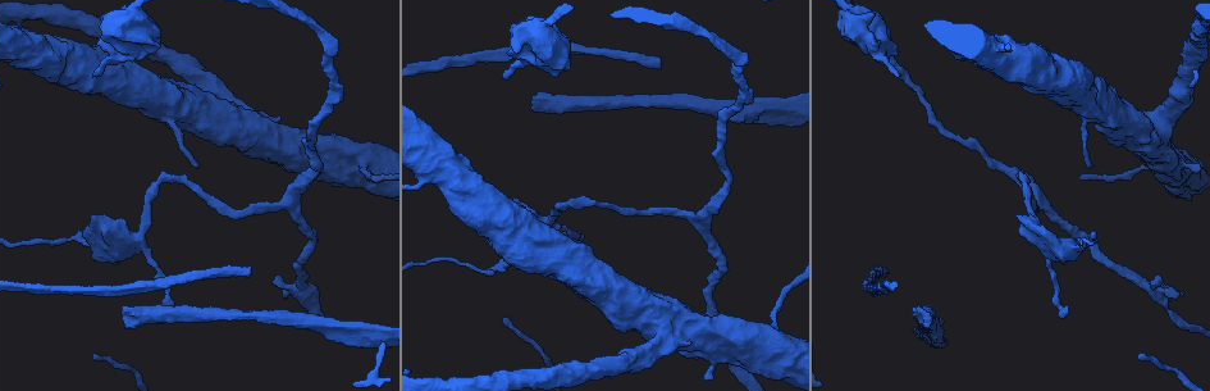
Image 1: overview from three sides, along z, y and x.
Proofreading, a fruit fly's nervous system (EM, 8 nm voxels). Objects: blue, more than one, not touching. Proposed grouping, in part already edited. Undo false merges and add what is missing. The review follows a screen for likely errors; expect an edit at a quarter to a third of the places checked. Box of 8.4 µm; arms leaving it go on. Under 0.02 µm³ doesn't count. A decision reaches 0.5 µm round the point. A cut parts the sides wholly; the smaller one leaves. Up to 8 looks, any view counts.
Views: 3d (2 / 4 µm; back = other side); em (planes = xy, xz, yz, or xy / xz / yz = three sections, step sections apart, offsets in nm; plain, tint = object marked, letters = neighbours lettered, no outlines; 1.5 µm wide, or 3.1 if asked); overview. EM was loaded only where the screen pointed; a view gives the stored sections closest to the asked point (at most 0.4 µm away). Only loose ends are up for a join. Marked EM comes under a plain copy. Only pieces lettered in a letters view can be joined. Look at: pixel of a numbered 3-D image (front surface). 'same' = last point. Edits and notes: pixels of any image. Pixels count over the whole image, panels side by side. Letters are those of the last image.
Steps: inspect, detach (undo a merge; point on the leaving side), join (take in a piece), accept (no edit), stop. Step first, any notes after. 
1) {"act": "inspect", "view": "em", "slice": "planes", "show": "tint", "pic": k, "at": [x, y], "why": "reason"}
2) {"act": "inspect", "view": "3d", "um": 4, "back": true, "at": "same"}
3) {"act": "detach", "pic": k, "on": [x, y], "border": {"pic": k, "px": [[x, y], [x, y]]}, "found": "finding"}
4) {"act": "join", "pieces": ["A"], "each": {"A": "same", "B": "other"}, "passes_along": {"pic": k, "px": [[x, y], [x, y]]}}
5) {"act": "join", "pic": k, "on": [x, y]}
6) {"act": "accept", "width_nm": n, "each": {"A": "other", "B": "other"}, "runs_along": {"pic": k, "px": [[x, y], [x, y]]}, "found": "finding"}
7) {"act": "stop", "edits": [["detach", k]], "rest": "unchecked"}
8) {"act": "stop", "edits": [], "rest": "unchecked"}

{"act": "inspect", "view": "em", "slice": "xz", "step": 4, "show": "letters", "pic": 1, "at": [357, 346], "why": "an open end"}

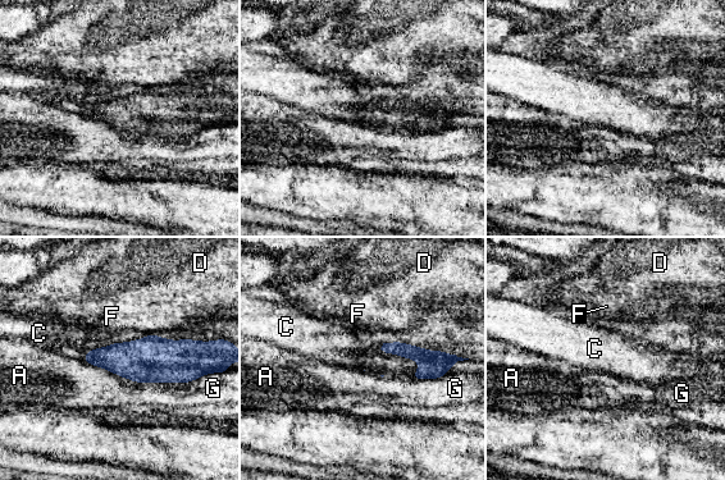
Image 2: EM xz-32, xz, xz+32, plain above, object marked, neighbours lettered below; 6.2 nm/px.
{"act": "inspect", "view": "em", "slice": "planes", "show": "letters", "at": "same"}

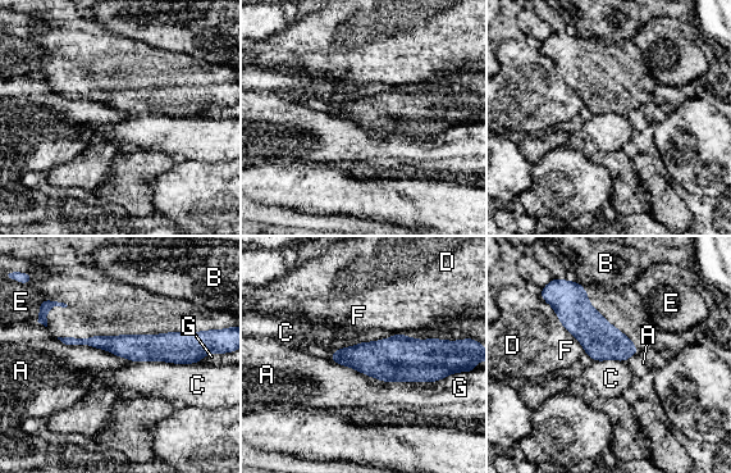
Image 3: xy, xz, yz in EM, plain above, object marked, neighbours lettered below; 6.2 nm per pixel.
{"act": "accept", "each": {"A": "other", "B": "other", "C": "other", "D": "other", "E": "other", "F": "other", "G": "other"}, "border": {"pic": 3, "px": [[133, 360], [197, 363]]}, "found": "no lettered piece goes on from it"}

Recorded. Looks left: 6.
{"act": "inspect", "view": "3d", "um": 4, "pic": 1, "at": [250, 274], "why": "an open end"}

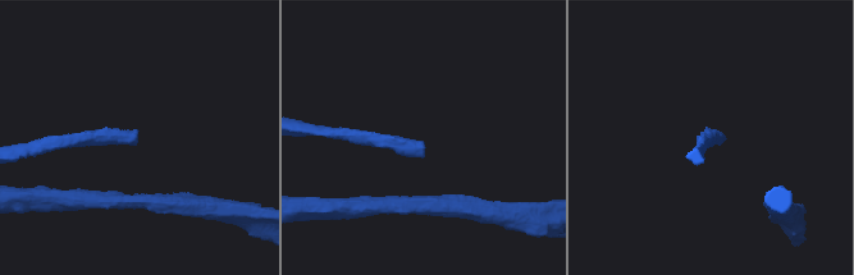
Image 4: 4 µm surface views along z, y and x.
{"act": "inspect", "view": "em", "slice": "planes", "show": "letters", "pic": 4, "at": [725, 140], "why": "shape alone is not enough"}

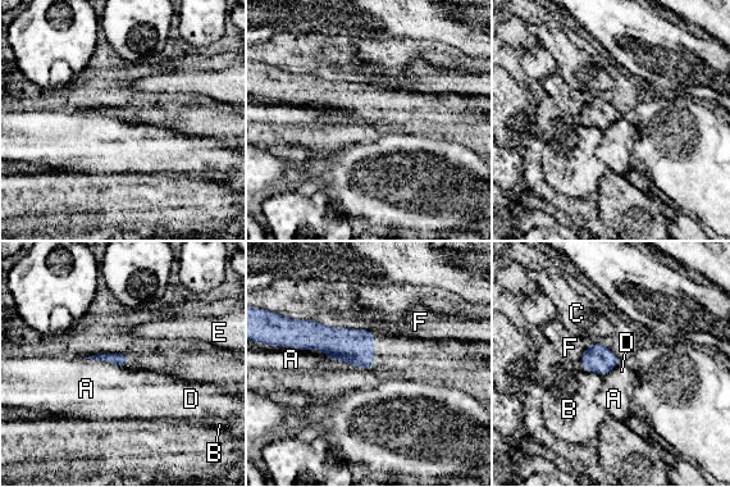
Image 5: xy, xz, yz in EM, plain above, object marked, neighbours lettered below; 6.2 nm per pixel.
{"act": "accept", "each": {"A": "other", "B": "other", "C": "other", "D": "other", "E": "other", "F": "other"}, "border": {"pic": 5, "px": [[620, 363], [602, 377]]}, "found": "no lettered piece goes on from it"}

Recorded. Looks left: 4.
{"act": "inspect", "view": "em", "slice": "planes", "show": "tint", "pic": 1, "at": [507, 265]}

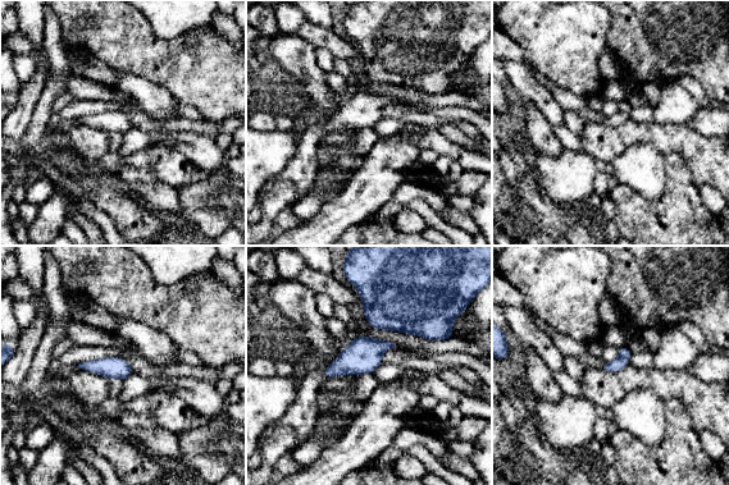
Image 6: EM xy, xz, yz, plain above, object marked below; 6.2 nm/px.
{"act": "inspect", "view": "em", "slice": "planes", "show": "letters", "at": "same", "why": "see the neighbours"}

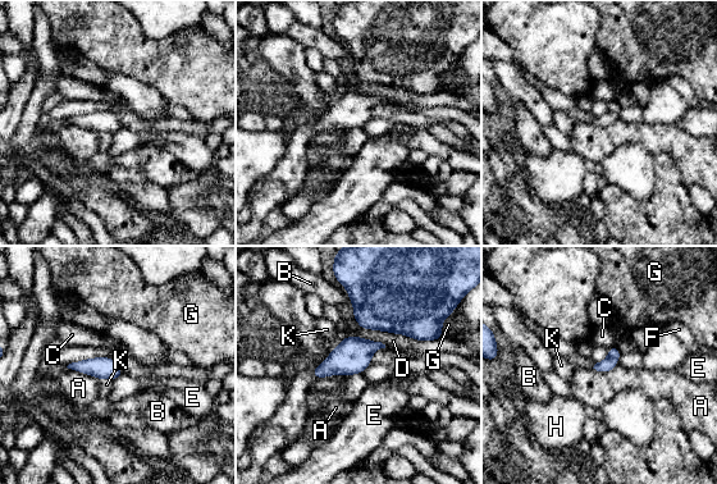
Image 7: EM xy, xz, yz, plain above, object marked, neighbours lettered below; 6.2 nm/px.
{"act": "detach", "pic": 7, "on": [613, 352], "each": {"A": "other", "B": "other", "C": "other", "D": "other", "E": "other", "F": "other", "G": "other", "H": "other", "K": "other"}, "border": {"pic": 7, "px": [[608, 356], [616, 360]]}, "found": "a second cell is stuck on"}

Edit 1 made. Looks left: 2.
{"act": "stop", "edits": [["detach", 7]], "rest": "unchecked"}

